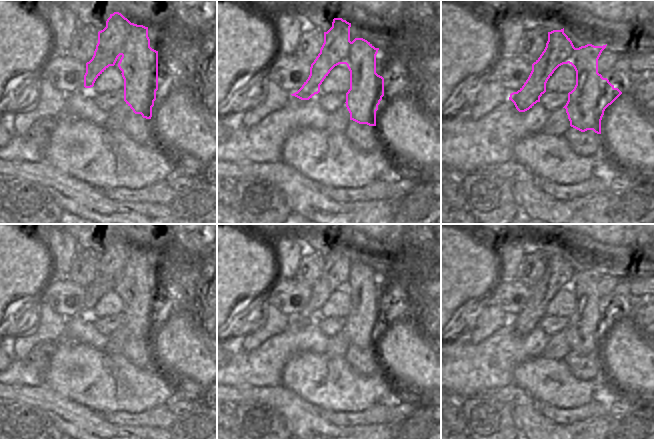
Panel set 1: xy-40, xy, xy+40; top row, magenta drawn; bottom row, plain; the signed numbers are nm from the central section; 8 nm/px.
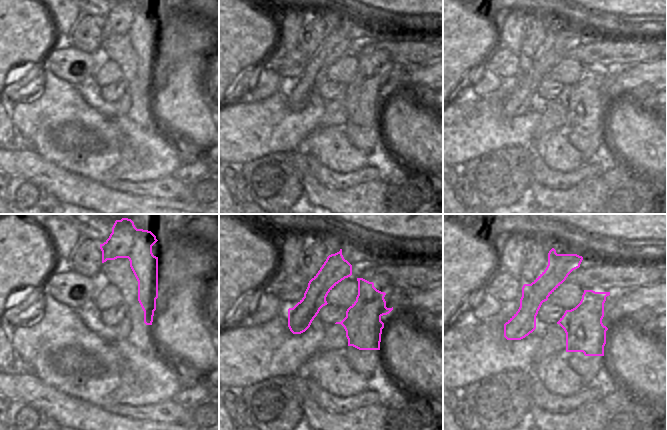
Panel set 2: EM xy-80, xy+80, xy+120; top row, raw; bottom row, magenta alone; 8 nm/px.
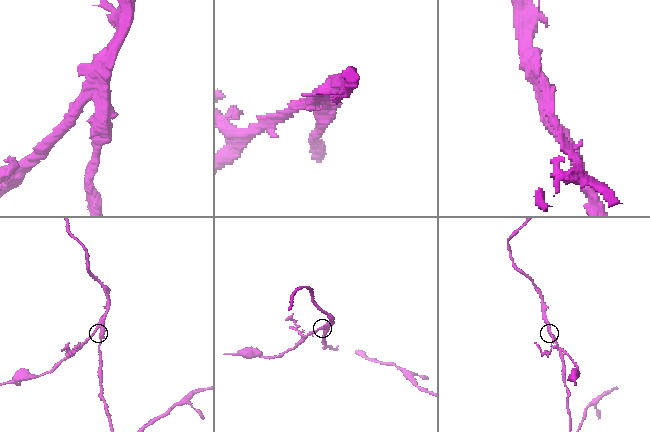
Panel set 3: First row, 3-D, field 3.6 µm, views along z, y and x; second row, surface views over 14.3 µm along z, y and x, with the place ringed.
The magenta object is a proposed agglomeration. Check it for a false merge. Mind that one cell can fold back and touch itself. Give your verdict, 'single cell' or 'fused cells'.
fused cells

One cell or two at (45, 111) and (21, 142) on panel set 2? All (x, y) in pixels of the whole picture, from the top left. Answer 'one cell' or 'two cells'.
two cells

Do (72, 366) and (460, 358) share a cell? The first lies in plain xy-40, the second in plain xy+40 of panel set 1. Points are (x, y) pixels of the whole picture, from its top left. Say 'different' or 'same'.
different

